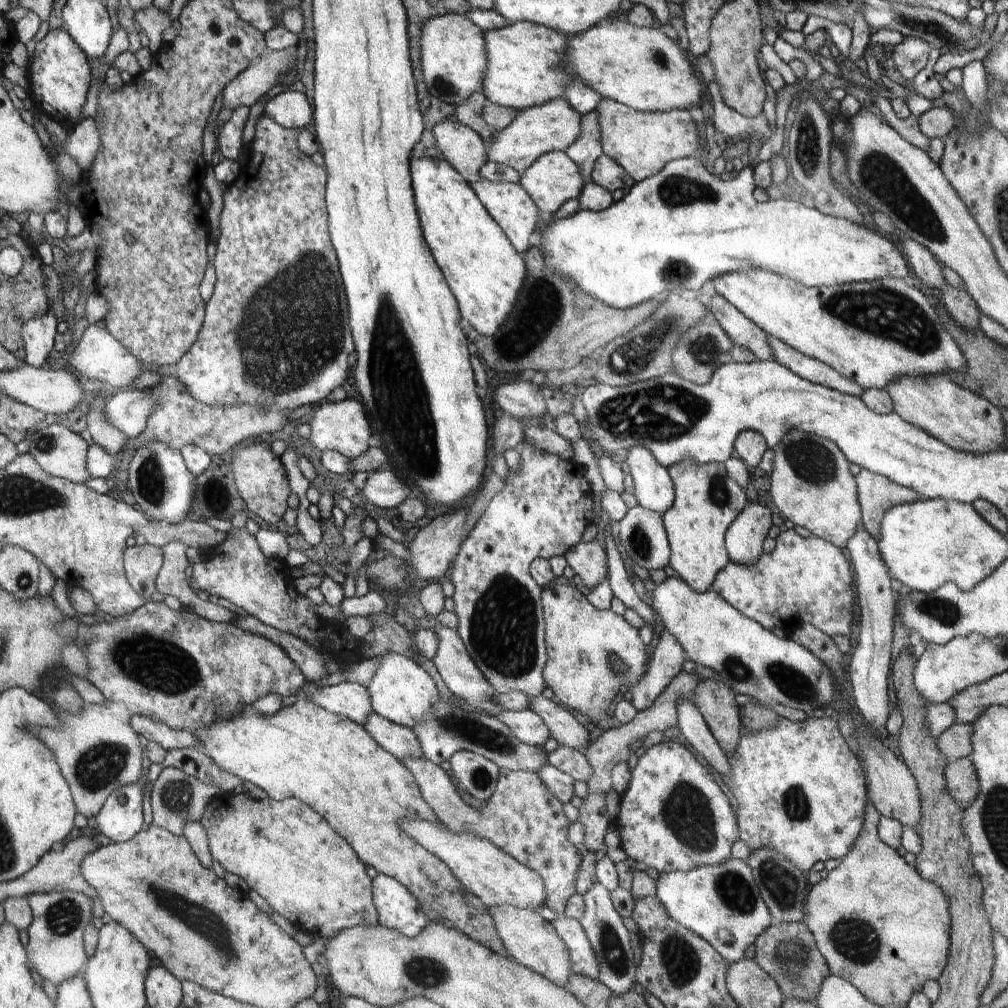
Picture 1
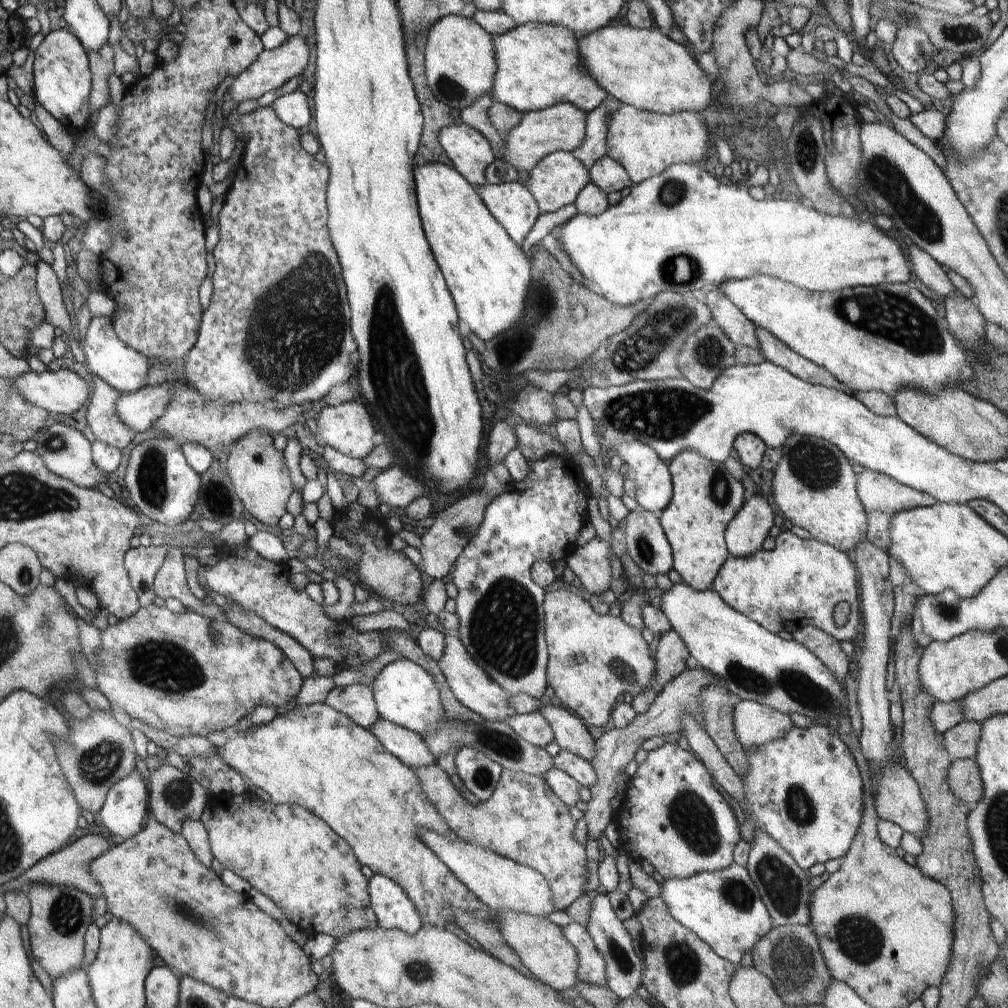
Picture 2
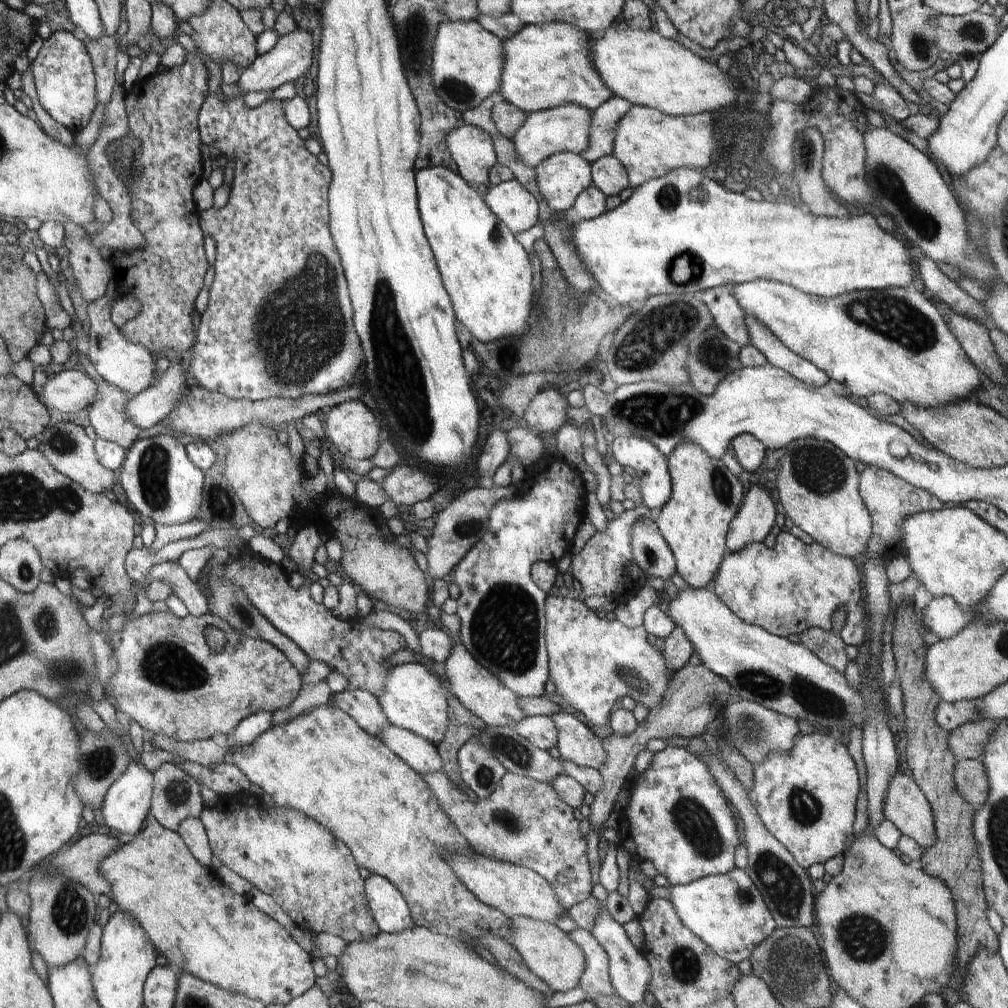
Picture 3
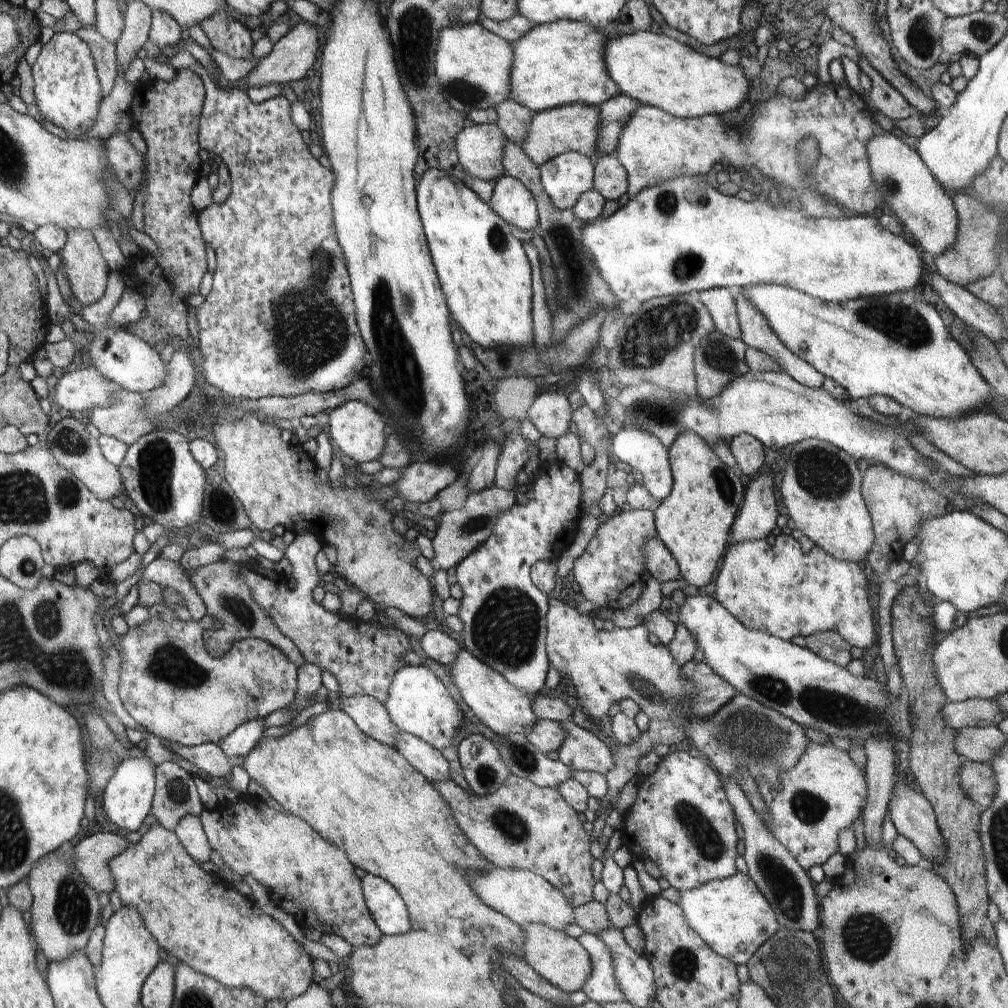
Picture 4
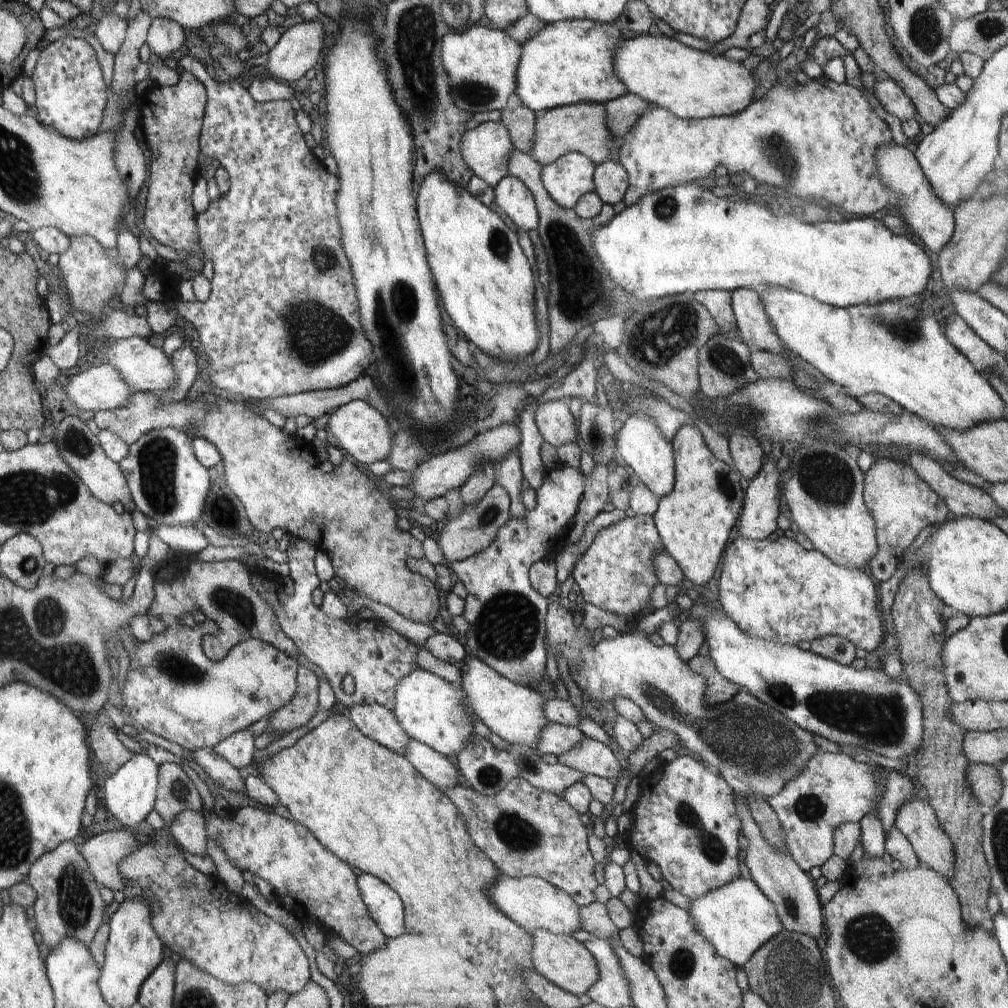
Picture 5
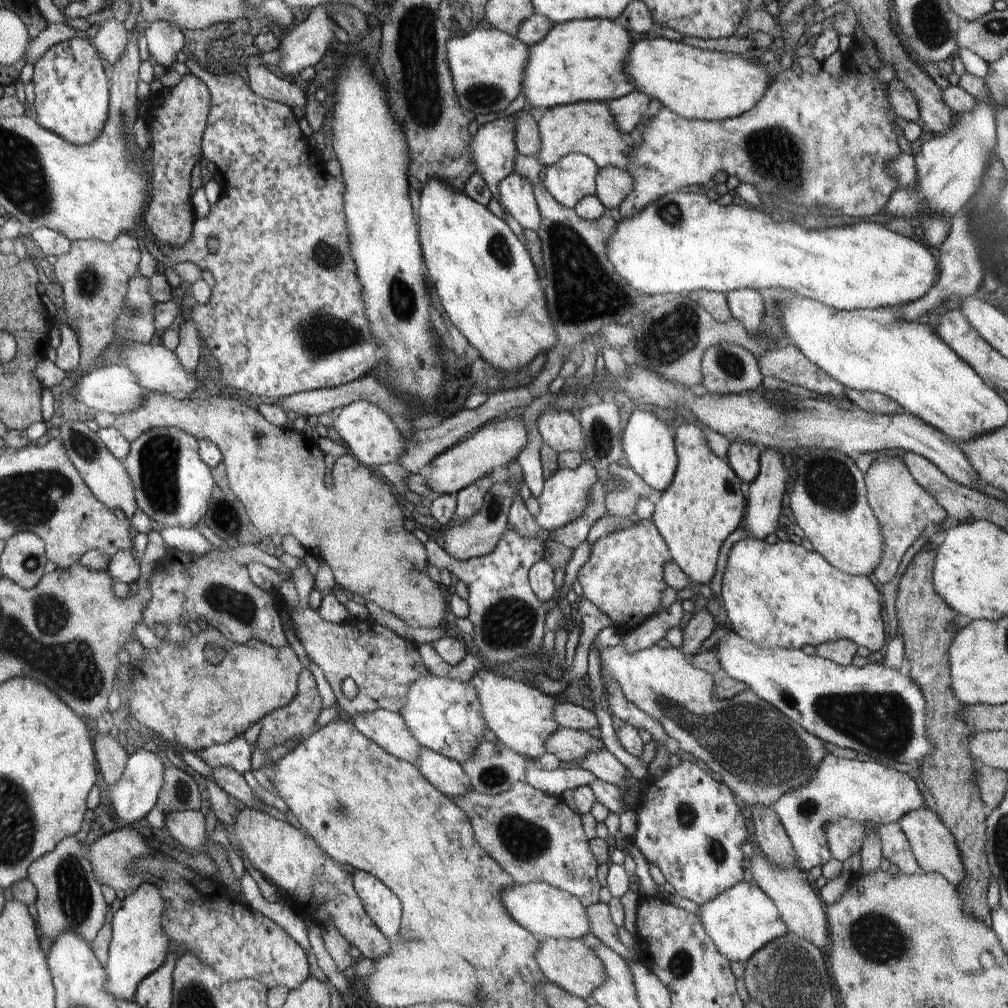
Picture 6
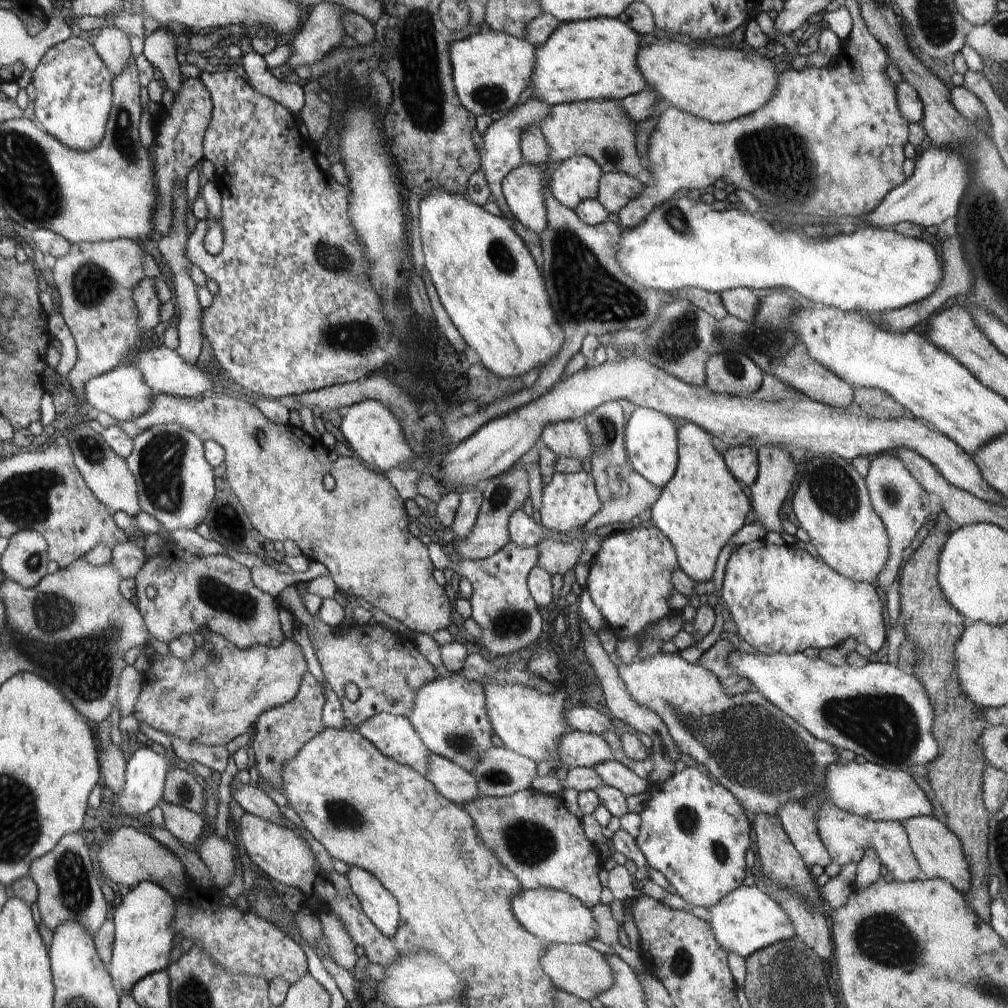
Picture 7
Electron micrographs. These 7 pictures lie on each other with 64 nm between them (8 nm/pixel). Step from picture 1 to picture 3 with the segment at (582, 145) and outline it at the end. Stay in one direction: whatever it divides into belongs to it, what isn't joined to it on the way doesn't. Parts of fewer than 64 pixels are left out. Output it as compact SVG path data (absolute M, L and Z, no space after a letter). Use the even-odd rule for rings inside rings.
M614 96L592 111L588 148L580 154L586 162L593 163L603 156L612 155L614 128L630 108L632 104L628 100Z

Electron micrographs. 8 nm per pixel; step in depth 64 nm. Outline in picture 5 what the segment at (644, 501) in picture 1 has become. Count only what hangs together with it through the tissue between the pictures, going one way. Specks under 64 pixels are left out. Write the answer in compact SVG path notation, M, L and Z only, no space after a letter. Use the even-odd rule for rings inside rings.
M632 414L624 424L619 425L616 435L618 461L628 464L634 470L634 477L642 482L656 496L664 497L672 492L675 483L675 462L672 442L668 442L658 426L644 414Z

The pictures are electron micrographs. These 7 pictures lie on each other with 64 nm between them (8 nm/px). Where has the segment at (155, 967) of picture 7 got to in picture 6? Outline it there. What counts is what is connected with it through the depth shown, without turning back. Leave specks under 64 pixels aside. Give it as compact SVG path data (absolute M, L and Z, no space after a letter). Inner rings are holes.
M143 882L138 888L129 892L122 900L122 905L112 917L112 940L110 940L108 964L106 970L106 992L118 1000L135 1002L138 984L156 972L165 962L172 949L170 940L162 930L164 900L154 883Z

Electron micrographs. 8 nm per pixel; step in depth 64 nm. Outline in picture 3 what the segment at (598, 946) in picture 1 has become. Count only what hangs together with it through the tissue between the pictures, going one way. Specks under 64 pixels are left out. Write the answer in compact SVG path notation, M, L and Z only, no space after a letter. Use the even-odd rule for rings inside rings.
M600 903L600 914L596 918L596 924L592 928L592 936L598 940L598 944L606 950L609 960L610 980L612 988L616 990L616 995L628 1002L628 1004L642 1004L644 1002L645 992L648 991L648 982L650 982L650 966L640 950L634 947L634 944L628 939L626 932L621 924L618 924L611 917L606 908L606 903Z

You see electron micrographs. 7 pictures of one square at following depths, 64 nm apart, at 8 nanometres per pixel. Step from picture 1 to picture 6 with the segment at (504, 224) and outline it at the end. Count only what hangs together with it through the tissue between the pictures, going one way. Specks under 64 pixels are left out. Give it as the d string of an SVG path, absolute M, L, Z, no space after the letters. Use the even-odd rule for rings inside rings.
M510 173L500 184L500 204L522 226L537 231L541 225L540 208L534 196L534 186L522 174Z

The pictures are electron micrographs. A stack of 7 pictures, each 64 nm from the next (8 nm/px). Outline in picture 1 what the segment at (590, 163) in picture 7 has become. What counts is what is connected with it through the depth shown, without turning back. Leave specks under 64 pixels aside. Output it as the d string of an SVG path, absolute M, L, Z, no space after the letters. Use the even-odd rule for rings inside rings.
M552 151L547 152L544 156L539 156L528 170L521 173L519 183L531 196L541 215L550 216L567 200L578 198L584 186L584 178L582 178L578 166L572 162L571 158L568 158L565 151Z

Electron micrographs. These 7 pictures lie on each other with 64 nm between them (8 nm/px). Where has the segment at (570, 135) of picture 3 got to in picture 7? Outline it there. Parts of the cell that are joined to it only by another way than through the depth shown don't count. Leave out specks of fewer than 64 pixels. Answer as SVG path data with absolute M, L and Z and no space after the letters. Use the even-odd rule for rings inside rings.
M592 100L552 106L539 127L550 148L548 163L586 155L606 174L627 174L636 178L638 172L642 172L636 153L636 124L626 116L618 100Z

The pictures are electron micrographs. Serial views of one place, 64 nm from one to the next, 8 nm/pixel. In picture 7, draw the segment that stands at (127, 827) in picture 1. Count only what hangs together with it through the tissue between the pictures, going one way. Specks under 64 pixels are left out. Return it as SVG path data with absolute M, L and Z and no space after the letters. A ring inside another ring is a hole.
M150 747L136 749L125 768L126 784L117 794L121 812L136 818L158 805L168 769L167 759Z

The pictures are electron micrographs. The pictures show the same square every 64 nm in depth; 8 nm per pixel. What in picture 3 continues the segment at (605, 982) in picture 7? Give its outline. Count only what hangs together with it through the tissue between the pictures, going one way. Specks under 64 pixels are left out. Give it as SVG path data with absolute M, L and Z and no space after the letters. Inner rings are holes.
M516 916L510 920L510 936L506 940L520 953L526 966L546 982L554 993L568 992L580 986L580 976L586 968L584 952L574 940L555 924Z

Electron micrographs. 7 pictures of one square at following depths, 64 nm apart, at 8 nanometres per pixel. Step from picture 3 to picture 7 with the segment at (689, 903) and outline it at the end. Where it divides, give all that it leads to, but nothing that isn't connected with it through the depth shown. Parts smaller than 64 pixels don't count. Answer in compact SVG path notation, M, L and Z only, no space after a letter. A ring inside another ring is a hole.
M758 883L752 887L745 885L732 890L730 894L722 897L718 904L708 908L710 920L708 926L716 938L716 942L728 952L748 958L759 950L764 950L782 940L796 937L794 926L786 912L778 906L772 897Z

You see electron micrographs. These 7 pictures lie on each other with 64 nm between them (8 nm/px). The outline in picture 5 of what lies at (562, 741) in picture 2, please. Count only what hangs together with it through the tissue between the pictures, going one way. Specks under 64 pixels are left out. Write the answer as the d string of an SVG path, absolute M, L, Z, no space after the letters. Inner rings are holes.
M584 735L580 746L568 750L558 763L584 772L587 775L616 781L620 776L620 763L607 744Z

